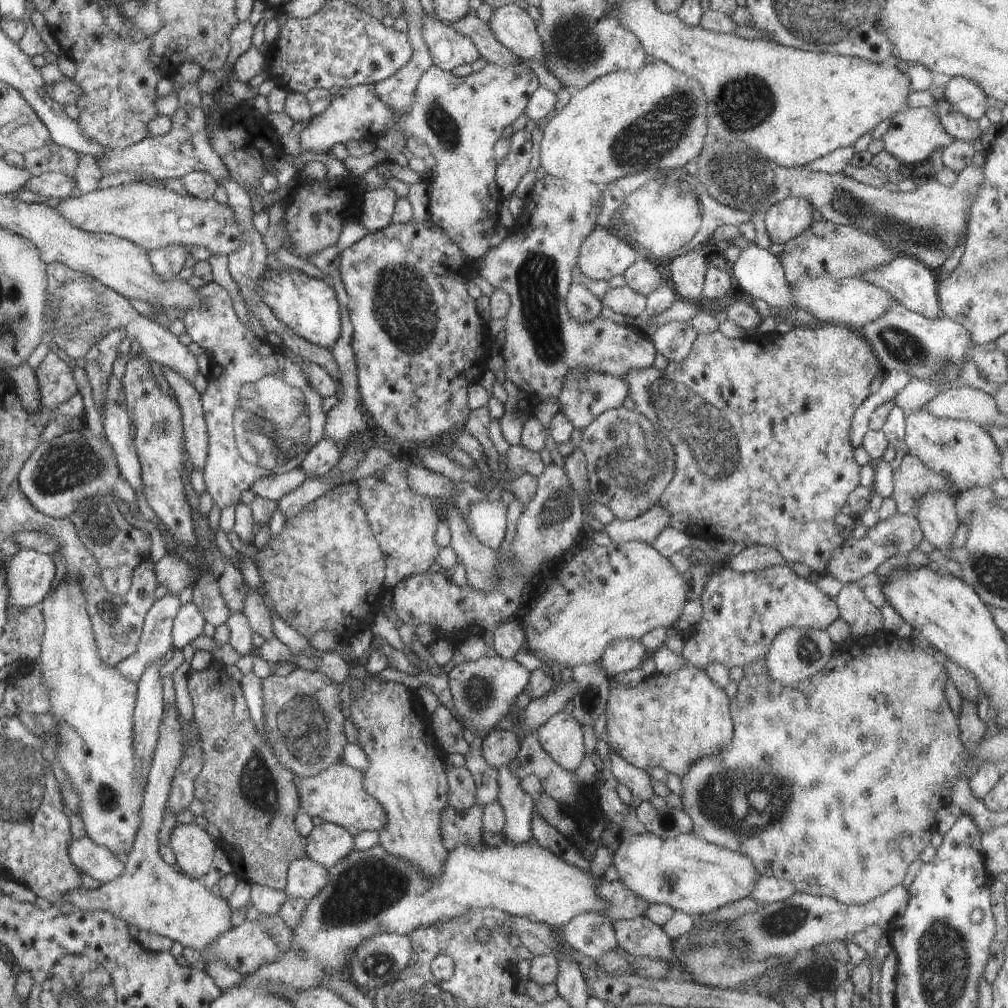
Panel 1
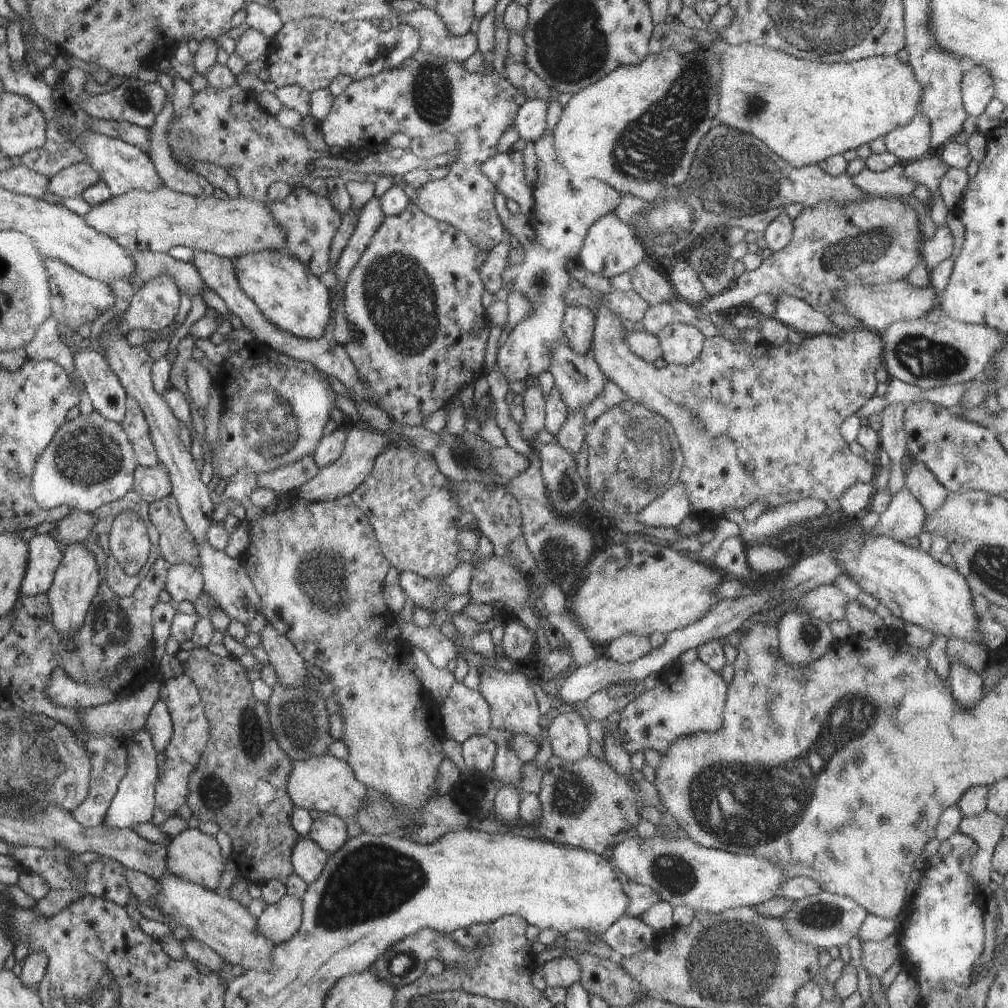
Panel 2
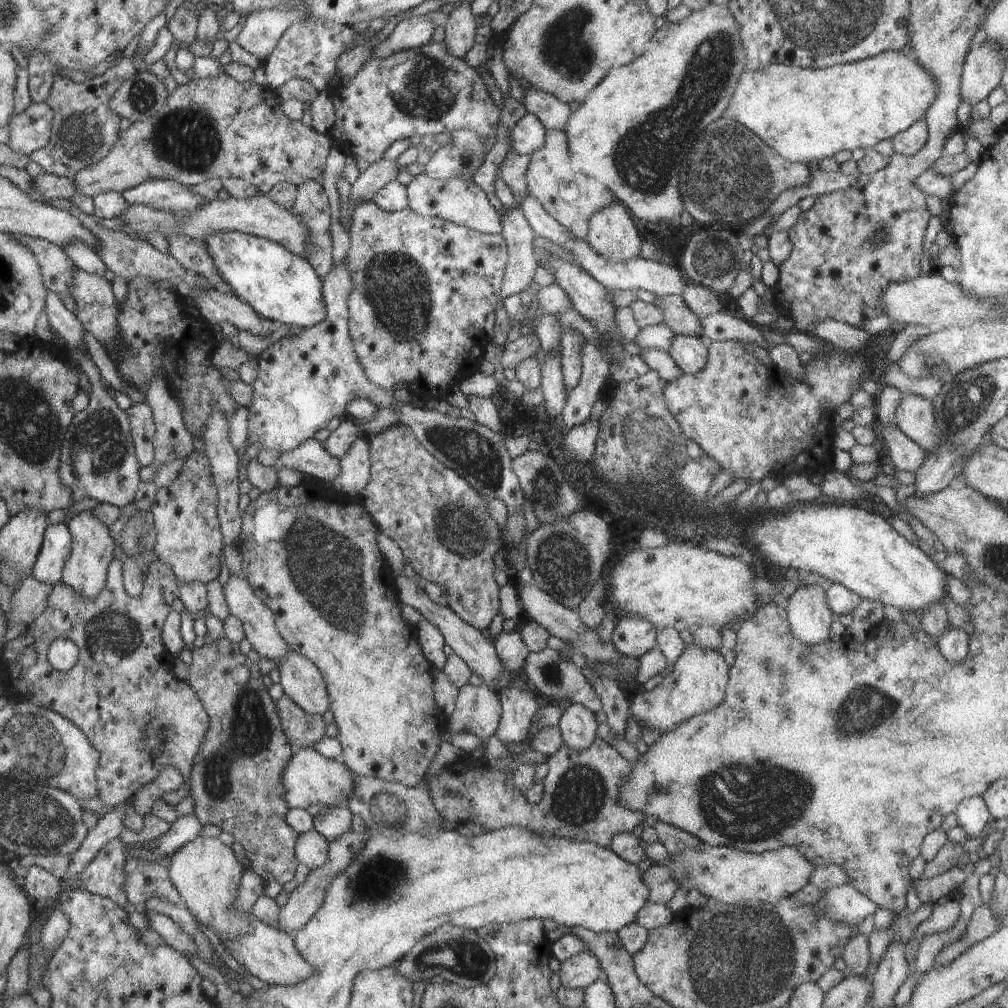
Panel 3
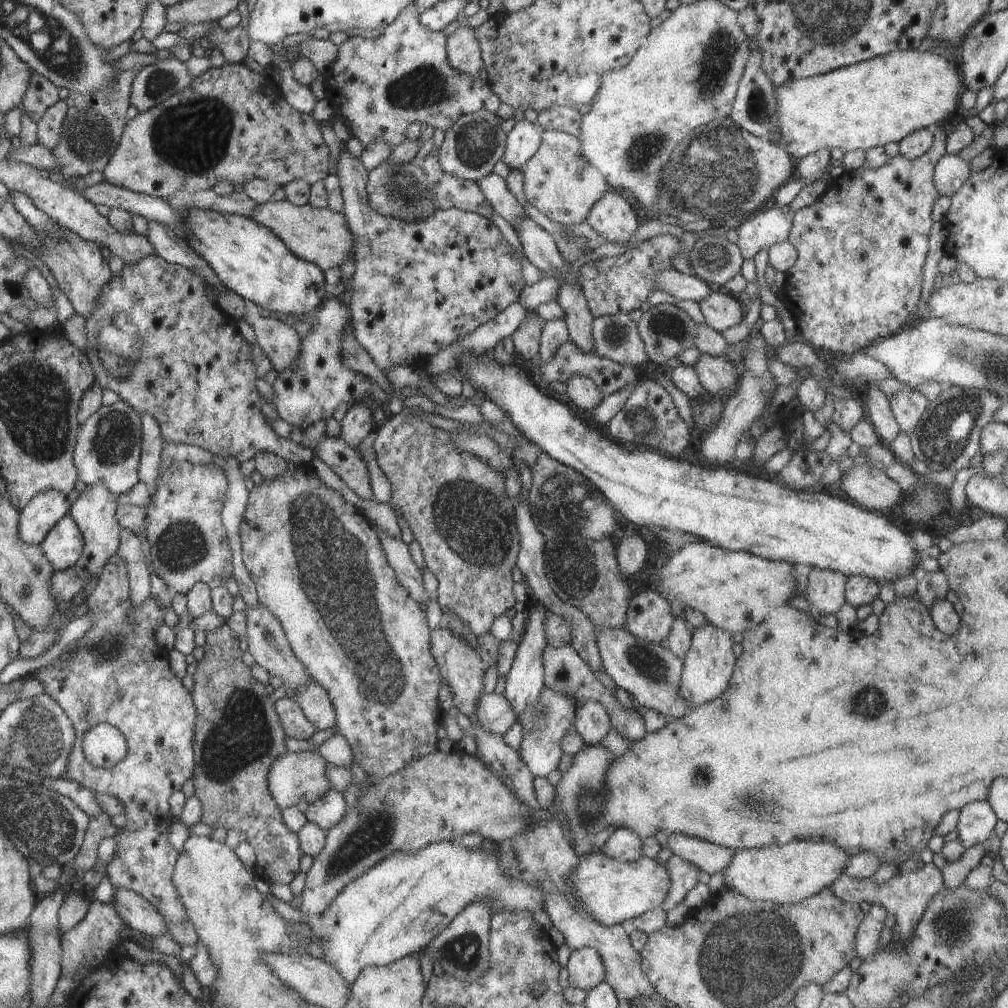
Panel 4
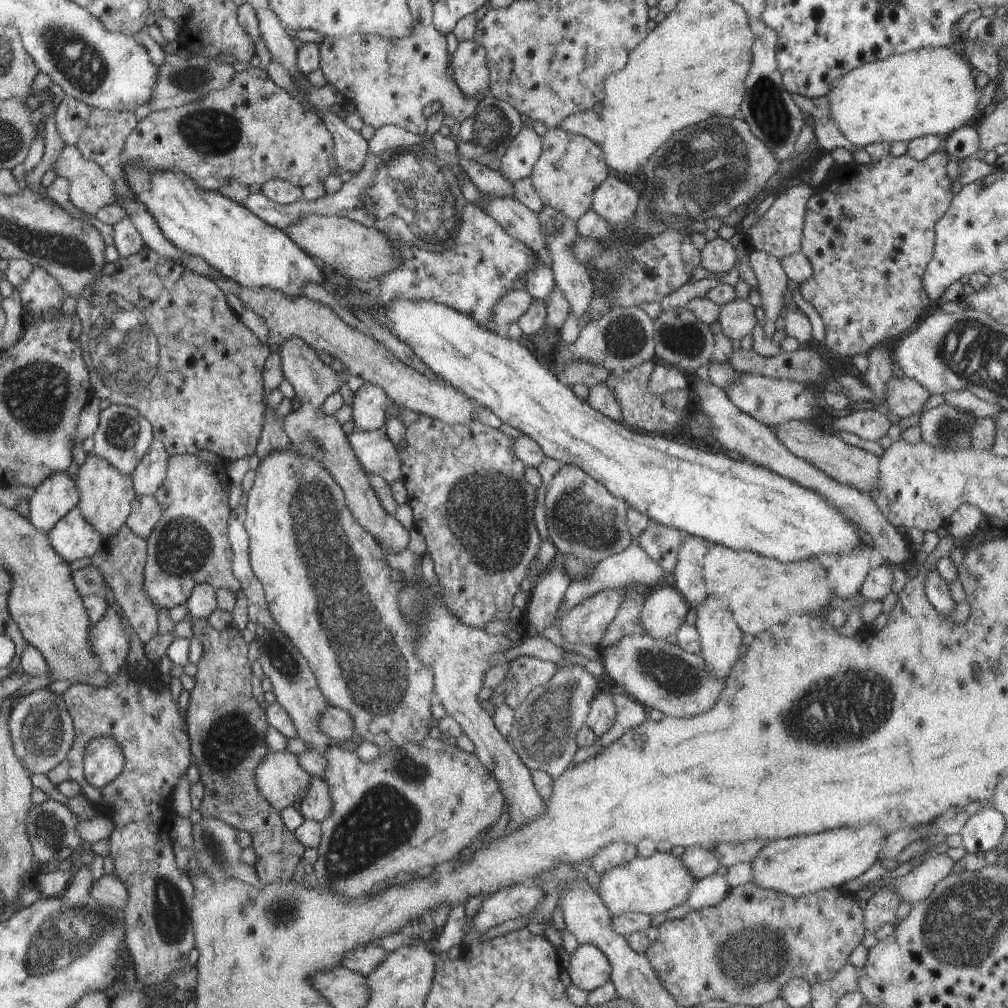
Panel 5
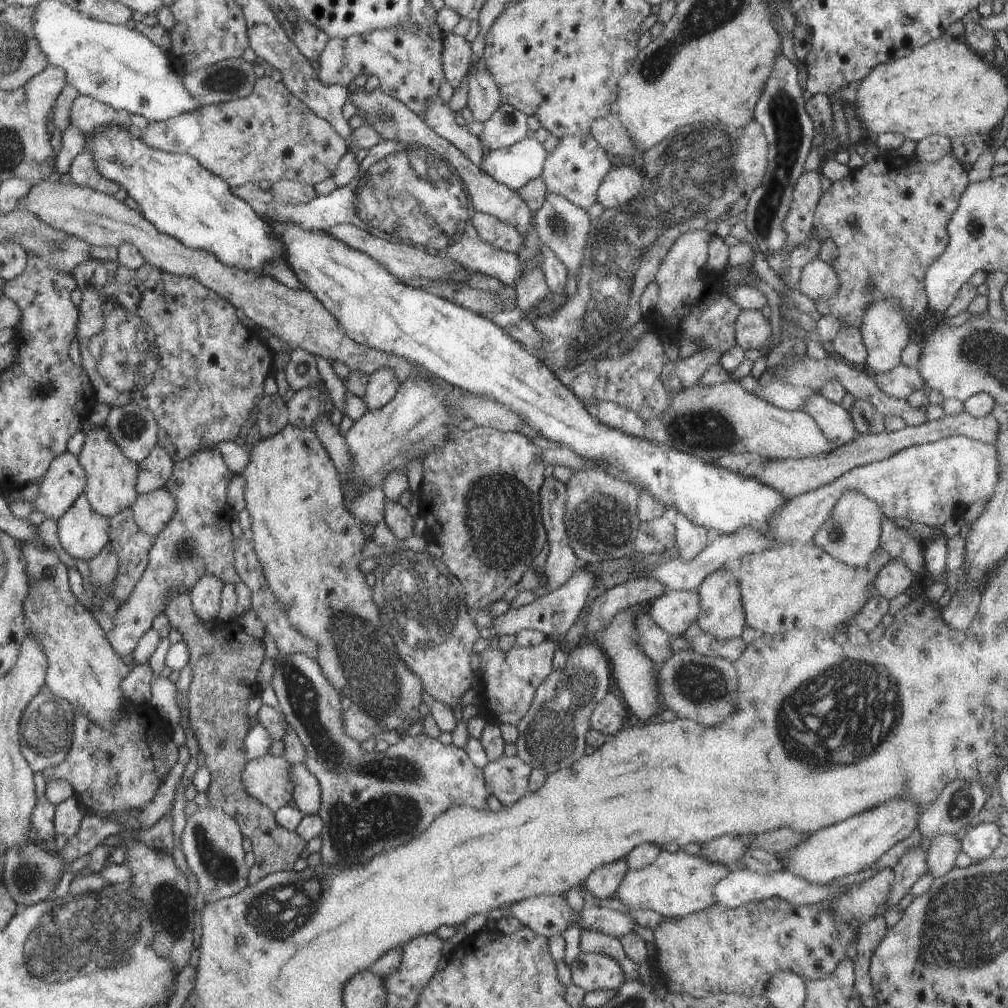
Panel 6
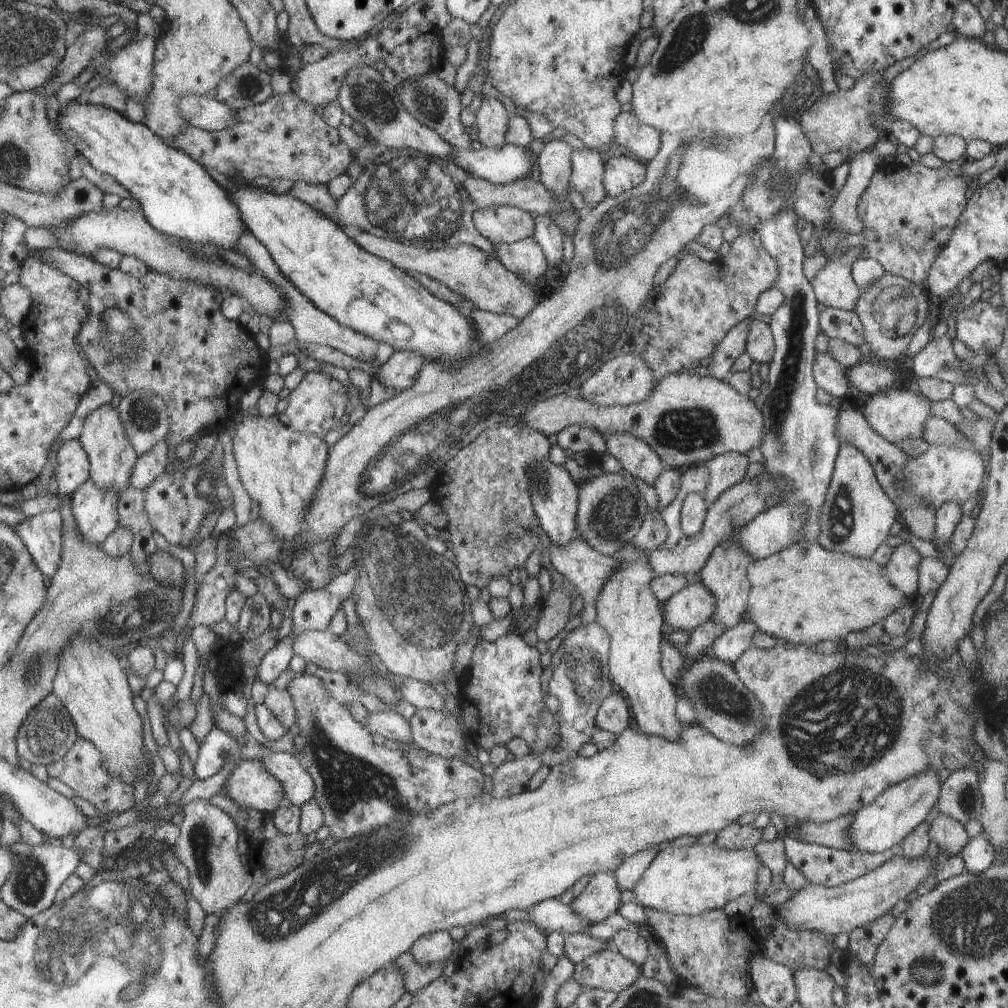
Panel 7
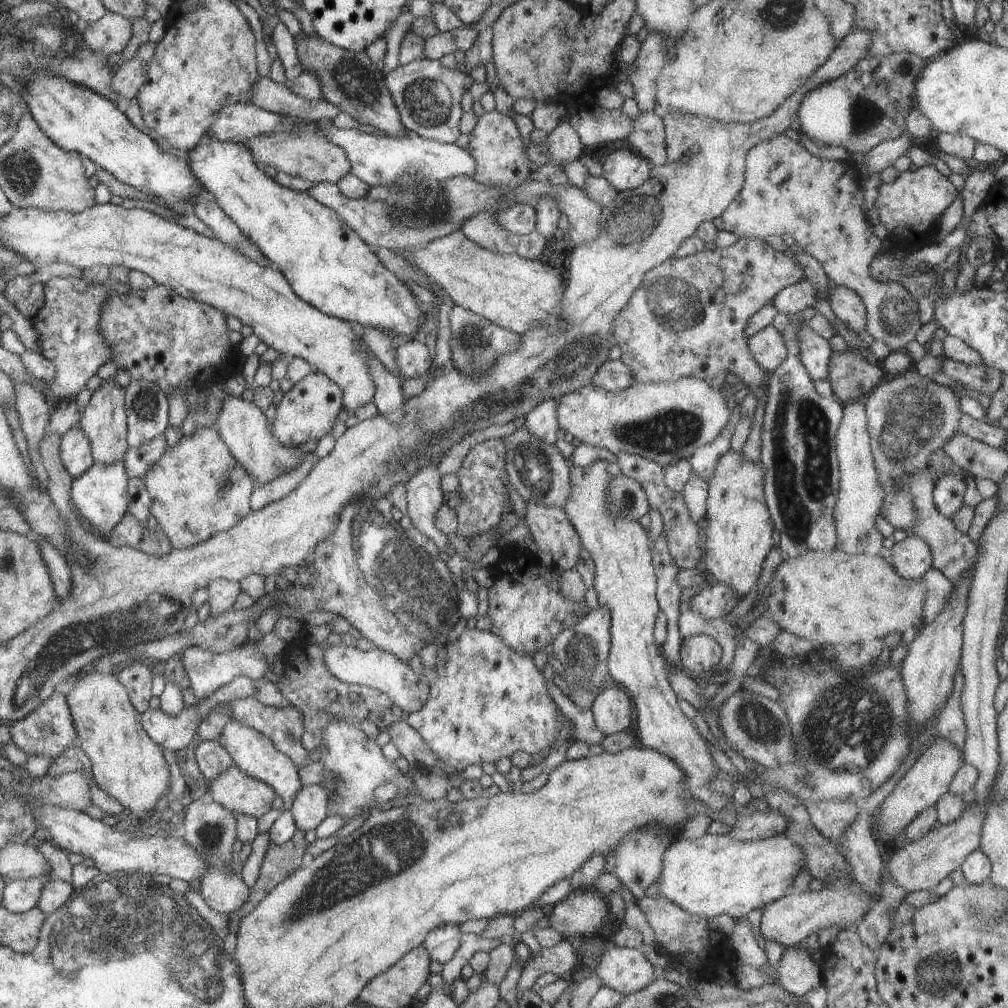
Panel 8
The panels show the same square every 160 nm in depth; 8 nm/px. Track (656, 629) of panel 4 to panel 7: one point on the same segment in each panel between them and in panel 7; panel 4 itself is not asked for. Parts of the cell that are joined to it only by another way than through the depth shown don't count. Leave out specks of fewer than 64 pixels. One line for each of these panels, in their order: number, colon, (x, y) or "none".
5: (665, 610)
6: (674, 611)
7: (692, 606)

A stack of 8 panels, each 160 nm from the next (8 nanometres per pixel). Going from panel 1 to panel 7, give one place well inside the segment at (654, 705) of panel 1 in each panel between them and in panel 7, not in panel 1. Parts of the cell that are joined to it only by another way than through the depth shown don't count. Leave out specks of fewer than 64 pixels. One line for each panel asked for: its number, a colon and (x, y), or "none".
2: (689, 698)
3: (697, 683)
4: (709, 664)
5: (720, 636)
6: (721, 614)
7: (725, 573)

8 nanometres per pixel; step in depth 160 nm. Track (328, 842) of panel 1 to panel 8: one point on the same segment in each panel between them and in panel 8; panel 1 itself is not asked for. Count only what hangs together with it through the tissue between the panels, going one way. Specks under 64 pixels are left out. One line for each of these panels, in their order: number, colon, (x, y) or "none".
2: (329, 831)
3: (332, 822)
4: (329, 809)
5: (317, 804)
6: (307, 794)
7: (299, 787)
8: (253, 753)

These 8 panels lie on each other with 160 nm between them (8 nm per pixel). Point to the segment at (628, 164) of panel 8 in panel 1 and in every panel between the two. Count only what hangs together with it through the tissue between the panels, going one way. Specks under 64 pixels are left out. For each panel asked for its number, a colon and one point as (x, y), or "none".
1: (602, 256)
2: (610, 247)
3: (612, 233)
4: (611, 217)
5: (615, 201)
6: (621, 184)
7: (622, 173)

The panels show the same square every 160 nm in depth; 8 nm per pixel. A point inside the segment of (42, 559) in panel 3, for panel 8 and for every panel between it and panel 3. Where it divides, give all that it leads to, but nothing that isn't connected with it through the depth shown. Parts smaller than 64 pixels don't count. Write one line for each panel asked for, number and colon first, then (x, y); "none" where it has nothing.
4: (63, 545)
5: (73, 538)
6: (83, 533)
7: (95, 510)
8: (99, 495)

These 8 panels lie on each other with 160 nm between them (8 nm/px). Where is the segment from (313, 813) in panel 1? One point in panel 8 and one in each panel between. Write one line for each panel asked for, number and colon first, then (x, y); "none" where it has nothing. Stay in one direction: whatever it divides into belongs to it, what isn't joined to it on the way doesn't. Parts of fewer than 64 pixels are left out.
2: (324, 783)
3: (309, 778)
4: (294, 777)
5: (281, 780)
6: (266, 779)
7: (250, 785)
8: (236, 791)

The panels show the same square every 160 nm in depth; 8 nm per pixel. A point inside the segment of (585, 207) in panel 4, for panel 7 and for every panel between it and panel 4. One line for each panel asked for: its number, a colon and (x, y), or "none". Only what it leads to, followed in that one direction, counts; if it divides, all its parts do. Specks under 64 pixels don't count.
5: (571, 167)
6: (575, 169)
7: (588, 165)

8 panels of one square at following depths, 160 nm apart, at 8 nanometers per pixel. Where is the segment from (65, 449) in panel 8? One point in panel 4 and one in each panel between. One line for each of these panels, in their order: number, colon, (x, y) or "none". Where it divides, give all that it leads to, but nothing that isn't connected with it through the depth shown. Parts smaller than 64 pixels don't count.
4: (43, 511)
5: (55, 496)
6: (64, 481)
7: (72, 464)

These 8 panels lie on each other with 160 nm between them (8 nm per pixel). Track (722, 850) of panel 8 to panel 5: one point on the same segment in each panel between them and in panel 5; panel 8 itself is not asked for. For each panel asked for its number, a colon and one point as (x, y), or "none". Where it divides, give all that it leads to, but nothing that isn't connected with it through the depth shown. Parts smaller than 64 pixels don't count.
5: (660, 883)
6: (676, 884)
7: (687, 881)

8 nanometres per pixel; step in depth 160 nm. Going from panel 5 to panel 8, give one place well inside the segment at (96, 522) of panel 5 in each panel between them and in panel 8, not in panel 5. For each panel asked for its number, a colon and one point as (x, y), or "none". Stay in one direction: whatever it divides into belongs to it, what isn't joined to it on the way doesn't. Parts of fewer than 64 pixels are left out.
6: (111, 477)
7: (103, 437)
8: (104, 423)

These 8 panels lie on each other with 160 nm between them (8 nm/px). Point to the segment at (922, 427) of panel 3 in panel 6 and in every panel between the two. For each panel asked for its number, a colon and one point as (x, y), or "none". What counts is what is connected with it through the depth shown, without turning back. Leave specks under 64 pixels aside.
4: (908, 404)
5: (904, 396)
6: (900, 382)

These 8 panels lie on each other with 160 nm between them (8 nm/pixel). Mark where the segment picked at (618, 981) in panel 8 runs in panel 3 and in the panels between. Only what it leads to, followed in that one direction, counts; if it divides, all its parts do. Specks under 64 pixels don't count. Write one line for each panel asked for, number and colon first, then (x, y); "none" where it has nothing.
3: (579, 971)
4: (586, 970)
5: (589, 969)
6: (591, 971)
7: (607, 969)

